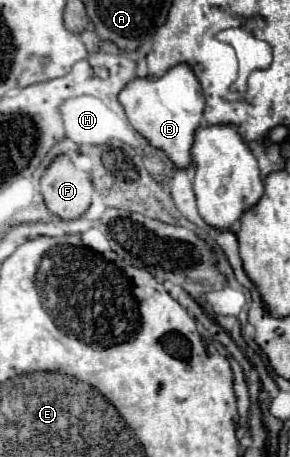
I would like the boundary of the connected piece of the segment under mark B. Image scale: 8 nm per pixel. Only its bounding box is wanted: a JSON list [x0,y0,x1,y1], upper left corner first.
[120,64,204,170]

